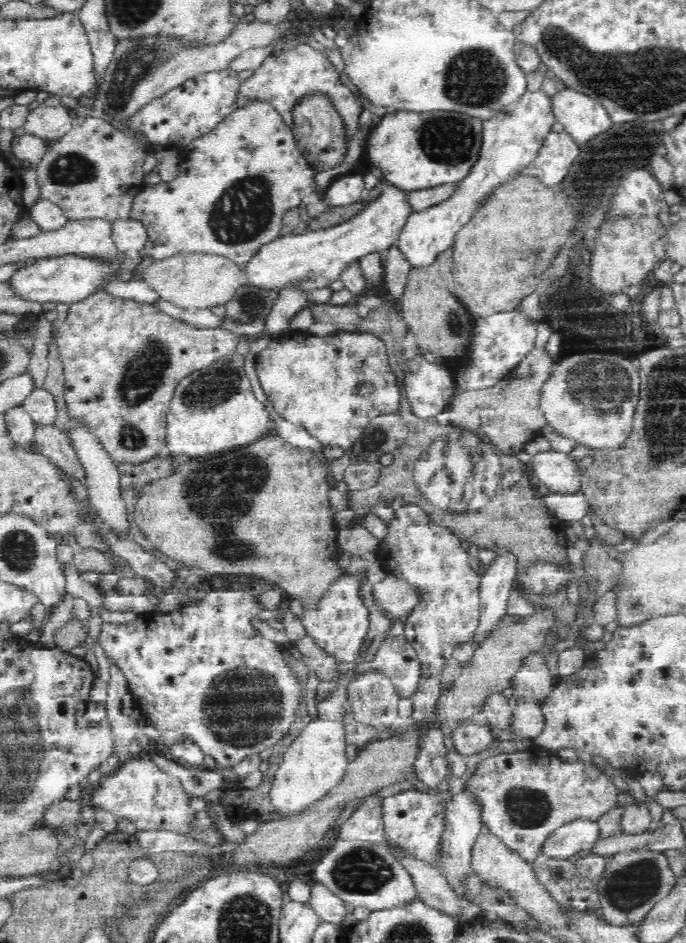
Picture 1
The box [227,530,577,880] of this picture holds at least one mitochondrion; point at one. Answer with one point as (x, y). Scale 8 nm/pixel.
(526, 808)

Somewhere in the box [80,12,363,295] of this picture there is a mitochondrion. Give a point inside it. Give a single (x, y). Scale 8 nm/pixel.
(244, 211)

